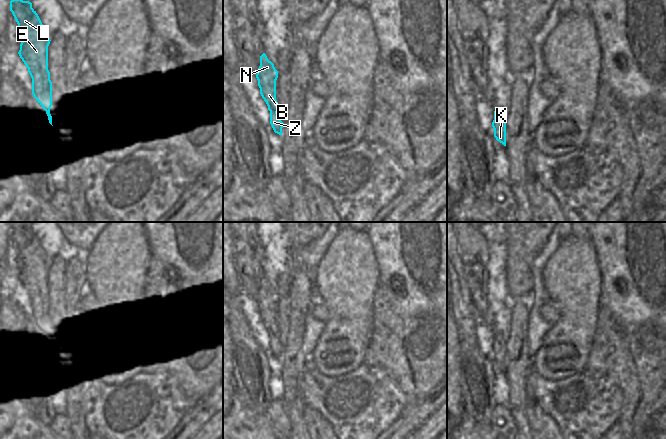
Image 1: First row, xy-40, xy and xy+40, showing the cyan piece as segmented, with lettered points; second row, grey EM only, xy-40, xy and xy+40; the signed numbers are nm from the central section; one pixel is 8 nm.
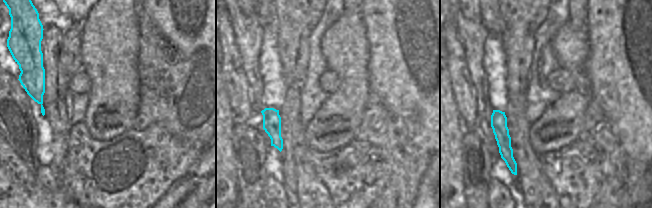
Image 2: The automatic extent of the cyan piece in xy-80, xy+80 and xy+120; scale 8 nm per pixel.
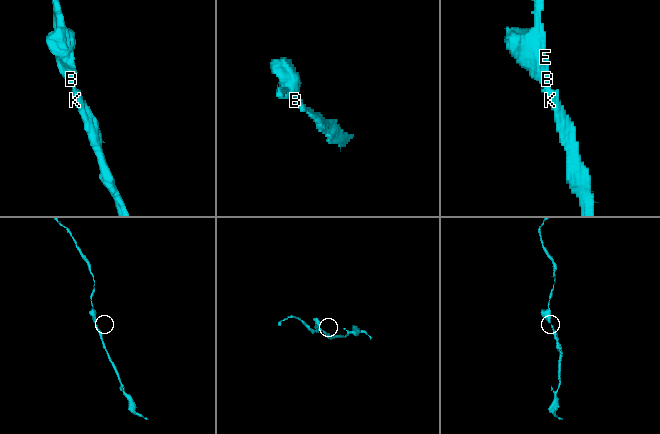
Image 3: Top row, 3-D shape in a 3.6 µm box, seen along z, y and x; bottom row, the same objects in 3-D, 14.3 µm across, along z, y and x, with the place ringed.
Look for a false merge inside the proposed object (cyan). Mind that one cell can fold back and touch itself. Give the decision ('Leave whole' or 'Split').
Leave whole.

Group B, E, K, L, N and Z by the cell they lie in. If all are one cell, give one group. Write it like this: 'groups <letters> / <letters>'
groups B E K L N Z

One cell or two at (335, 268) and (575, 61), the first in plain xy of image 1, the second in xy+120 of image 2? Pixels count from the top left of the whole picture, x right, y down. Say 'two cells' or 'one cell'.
one cell

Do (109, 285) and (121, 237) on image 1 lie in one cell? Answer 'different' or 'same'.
same

